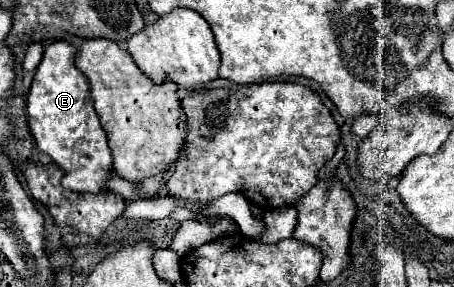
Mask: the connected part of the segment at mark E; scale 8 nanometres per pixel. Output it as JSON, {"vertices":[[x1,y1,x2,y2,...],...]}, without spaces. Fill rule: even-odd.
{"vertices":[[65,40,45,48,27,96,27,124,37,148,65,170,63,188,81,194,105,192,107,176,113,172,111,150,107,150,107,138,91,102,89,80,75,66,75,54,77,46]]}

